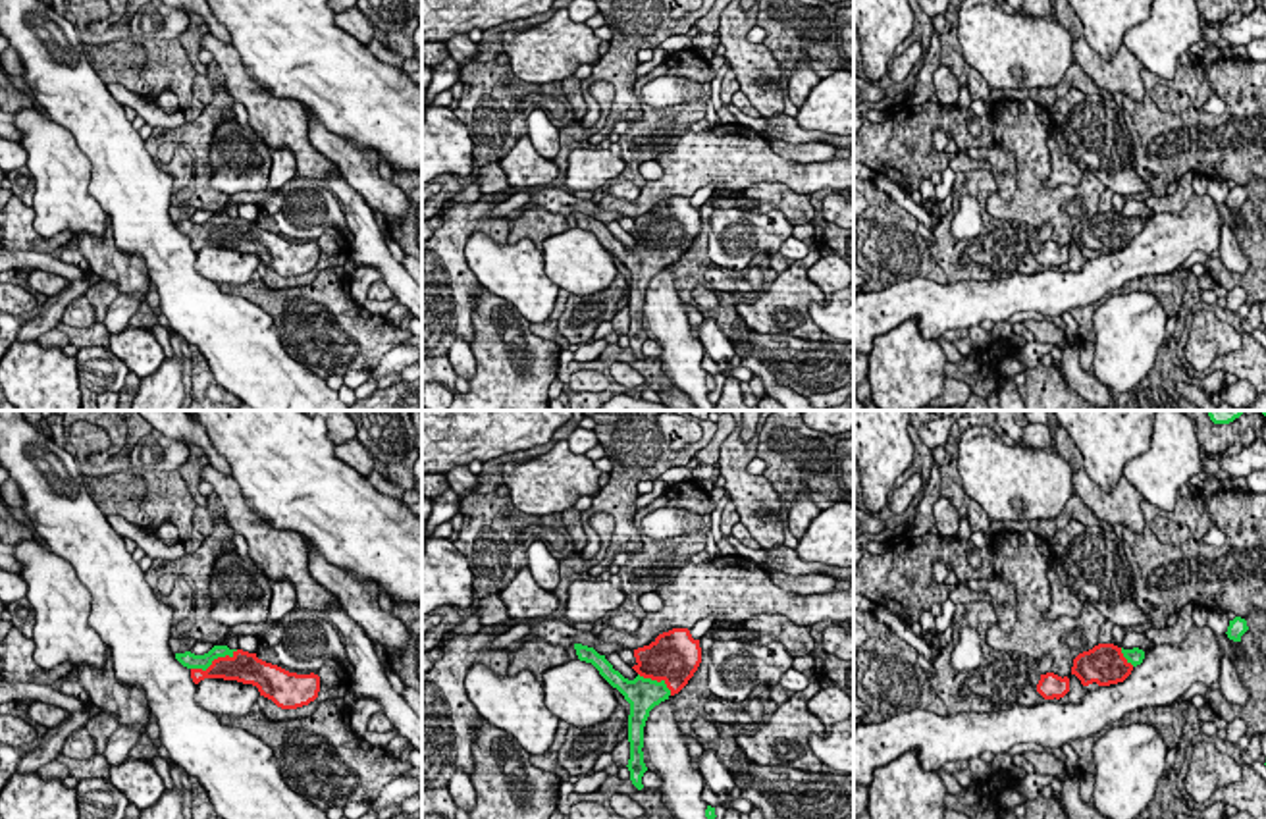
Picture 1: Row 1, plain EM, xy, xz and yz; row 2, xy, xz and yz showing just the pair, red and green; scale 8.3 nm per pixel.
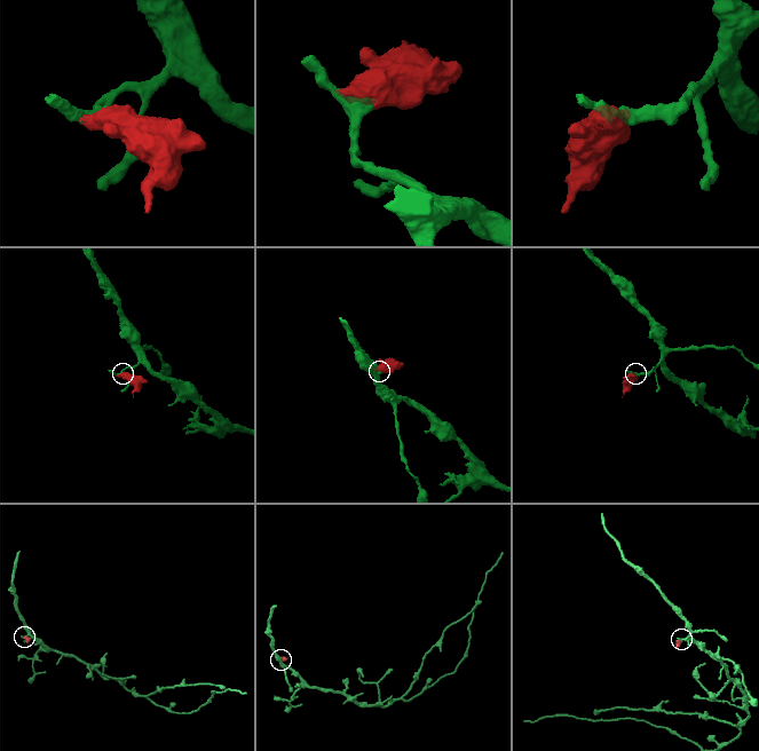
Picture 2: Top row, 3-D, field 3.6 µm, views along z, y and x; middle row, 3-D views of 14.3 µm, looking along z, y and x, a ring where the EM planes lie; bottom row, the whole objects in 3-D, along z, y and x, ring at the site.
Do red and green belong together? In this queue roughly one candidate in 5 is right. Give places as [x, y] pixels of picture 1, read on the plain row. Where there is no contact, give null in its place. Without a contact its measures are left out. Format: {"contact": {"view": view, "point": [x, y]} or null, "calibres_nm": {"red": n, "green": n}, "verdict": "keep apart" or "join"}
{"contact": {"view": "xy", "point": [214, 228]}, "calibres_nm": {"red": 260, "green": 130}, "verdict": "join"}

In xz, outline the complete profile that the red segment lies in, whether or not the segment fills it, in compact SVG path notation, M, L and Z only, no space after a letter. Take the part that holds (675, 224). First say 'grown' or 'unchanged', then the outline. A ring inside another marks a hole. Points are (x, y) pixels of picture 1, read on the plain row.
grown; M673 197L659 202L649 214L634 218L638 245L624 247L593 216L574 212L580 229L592 231L599 243L617 256L630 272L628 339L632 353L642 358L642 345L647 339L644 331L644 295L649 279L671 264L678 262L694 245L701 231L699 208L694 208L688 197Z

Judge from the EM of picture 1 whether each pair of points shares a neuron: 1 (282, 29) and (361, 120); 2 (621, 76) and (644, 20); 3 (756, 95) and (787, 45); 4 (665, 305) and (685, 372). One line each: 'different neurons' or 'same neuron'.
1: same neuron
2: same neuron
3: different neurons
4: same neuron

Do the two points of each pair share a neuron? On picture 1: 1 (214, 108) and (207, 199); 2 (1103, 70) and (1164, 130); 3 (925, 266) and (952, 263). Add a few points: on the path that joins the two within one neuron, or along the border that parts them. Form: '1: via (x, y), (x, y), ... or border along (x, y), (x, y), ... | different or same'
1: via (203, 132), (205, 176) | same
2: border along (1145, 93), (1139, 101), (1124, 95) | different
3: border along (927, 241), (929, 253), (949, 282) | different

